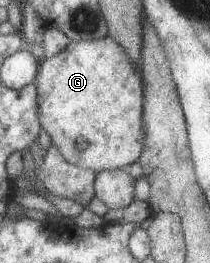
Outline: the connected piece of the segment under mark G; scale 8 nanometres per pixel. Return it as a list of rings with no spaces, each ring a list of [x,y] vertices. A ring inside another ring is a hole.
[[[106,36],[94,41],[69,42],[60,53],[40,60],[34,85],[40,129],[46,132],[66,163],[90,169],[96,175],[100,171],[124,168],[140,157],[144,147],[143,82],[140,71],[114,39]]]

